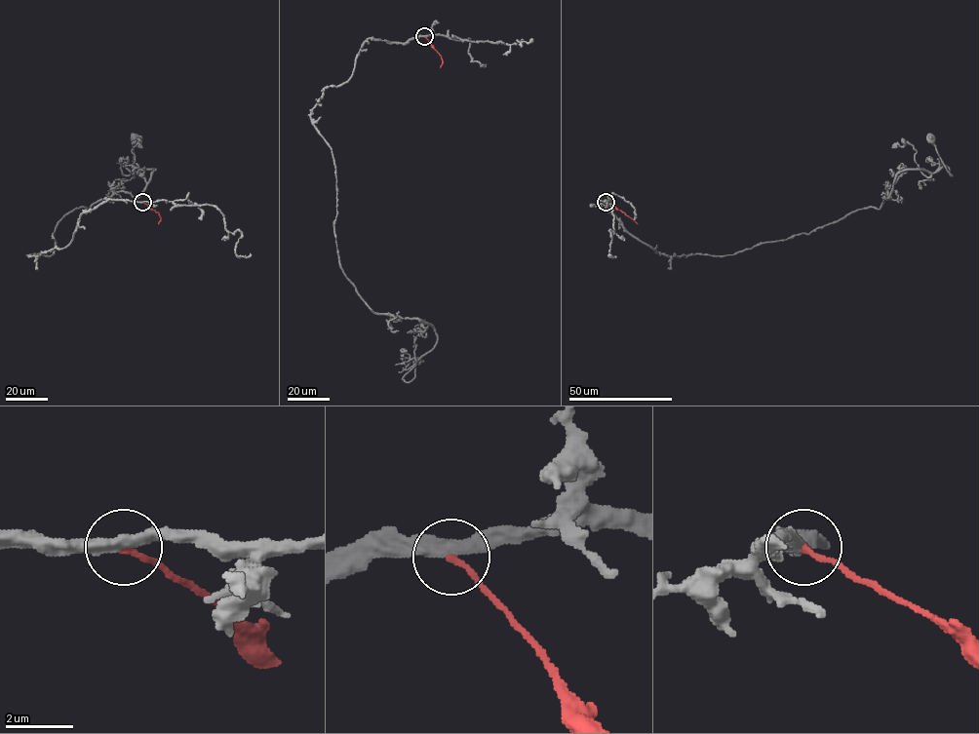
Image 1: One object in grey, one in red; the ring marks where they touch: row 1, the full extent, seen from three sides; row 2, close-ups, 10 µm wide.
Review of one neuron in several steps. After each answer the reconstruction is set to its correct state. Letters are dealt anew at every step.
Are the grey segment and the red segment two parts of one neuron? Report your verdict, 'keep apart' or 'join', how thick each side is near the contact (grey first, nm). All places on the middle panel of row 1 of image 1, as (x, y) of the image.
keep apart; calibres 360 and 190 nm

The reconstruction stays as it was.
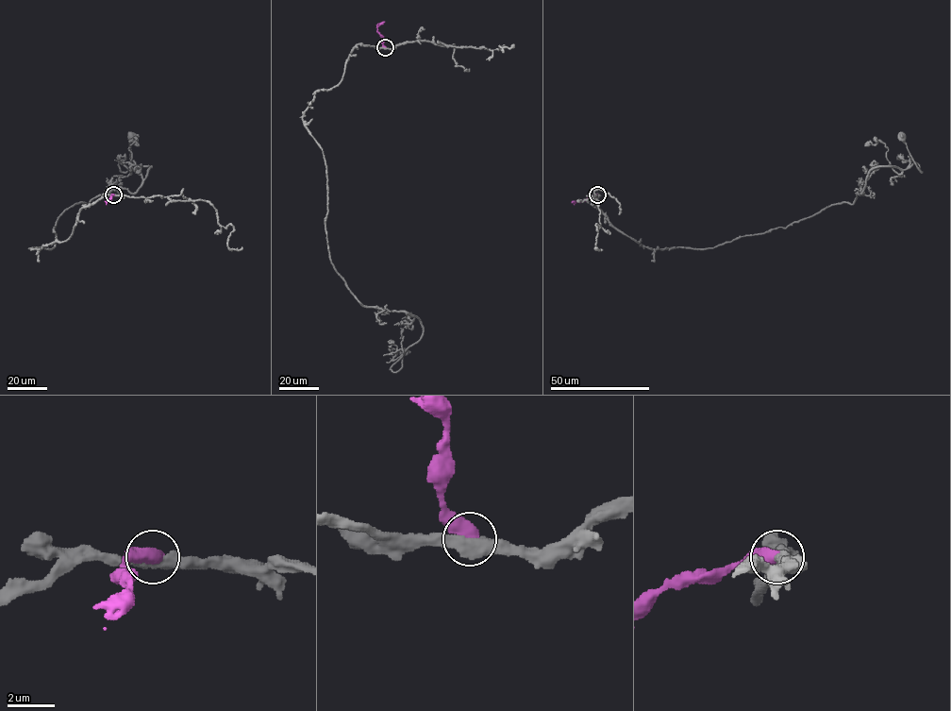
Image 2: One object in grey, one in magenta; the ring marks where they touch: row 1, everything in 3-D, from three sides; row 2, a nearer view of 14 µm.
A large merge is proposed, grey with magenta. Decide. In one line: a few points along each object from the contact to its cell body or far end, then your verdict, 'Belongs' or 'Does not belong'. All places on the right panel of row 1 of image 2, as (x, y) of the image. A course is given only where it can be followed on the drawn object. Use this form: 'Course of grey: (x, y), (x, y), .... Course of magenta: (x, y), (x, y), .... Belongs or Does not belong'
Course of grey: (597, 194), (594, 206), (642, 245), (714, 247), (853, 203), (874, 168), (916, 162), (921, 172), (901, 136). Course of magenta: (597, 194), (572, 202). Does not belong

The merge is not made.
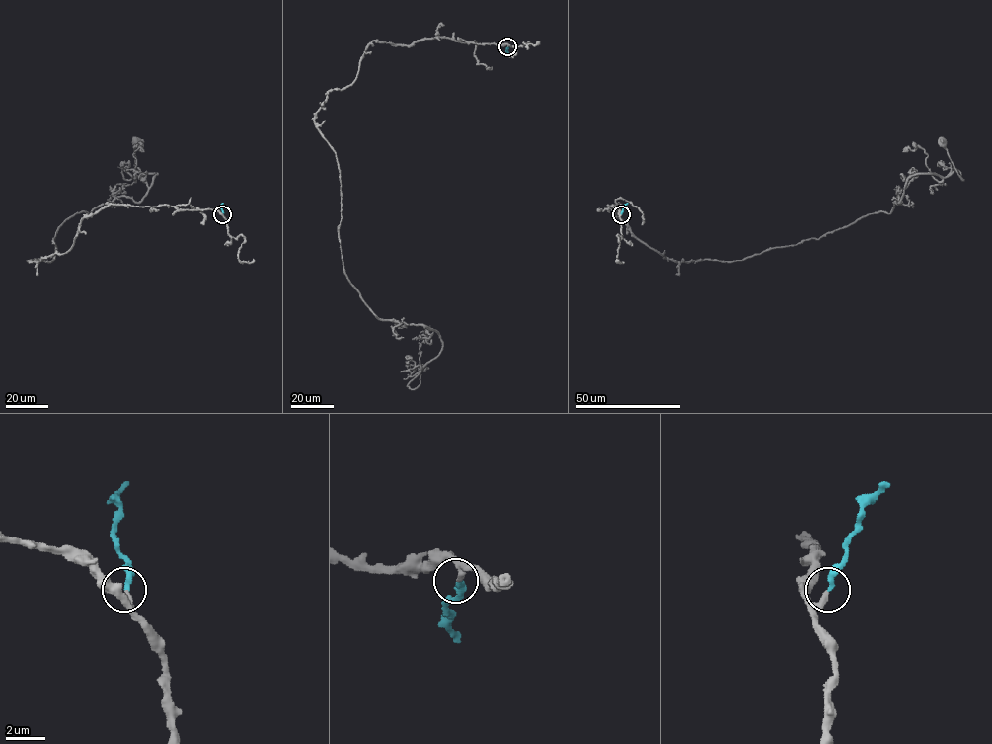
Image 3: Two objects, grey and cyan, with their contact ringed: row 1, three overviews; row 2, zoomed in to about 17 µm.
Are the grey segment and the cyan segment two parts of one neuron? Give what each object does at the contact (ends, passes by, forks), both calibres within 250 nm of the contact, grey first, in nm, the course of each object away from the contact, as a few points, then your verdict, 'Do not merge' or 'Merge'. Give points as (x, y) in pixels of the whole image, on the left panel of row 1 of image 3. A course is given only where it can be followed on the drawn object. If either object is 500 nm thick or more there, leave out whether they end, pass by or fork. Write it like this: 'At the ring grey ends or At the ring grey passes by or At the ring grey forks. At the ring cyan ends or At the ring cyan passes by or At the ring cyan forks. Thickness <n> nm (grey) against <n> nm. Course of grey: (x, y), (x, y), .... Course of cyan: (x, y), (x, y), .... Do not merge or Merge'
At the ring grey ends. At the ring cyan ends. Thickness 280 nm (grey) against 280 nm. Course of grey: (222, 214), (109, 204), (29, 260), (54, 258), (74, 214), (141, 200), (157, 174), (123, 177), (136, 141). Course of cyan: (222, 214), (223, 203). Merge

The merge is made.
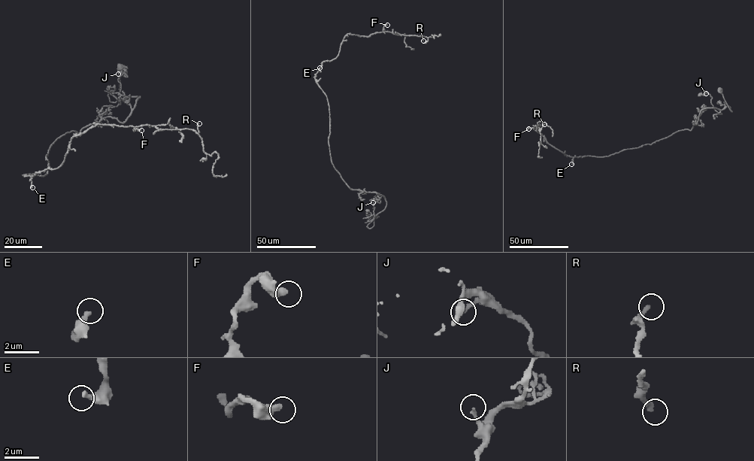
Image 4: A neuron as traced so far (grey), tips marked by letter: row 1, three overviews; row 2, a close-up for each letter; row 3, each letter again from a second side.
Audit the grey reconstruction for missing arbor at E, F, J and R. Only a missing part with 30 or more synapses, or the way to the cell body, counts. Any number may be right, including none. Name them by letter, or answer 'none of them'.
R

